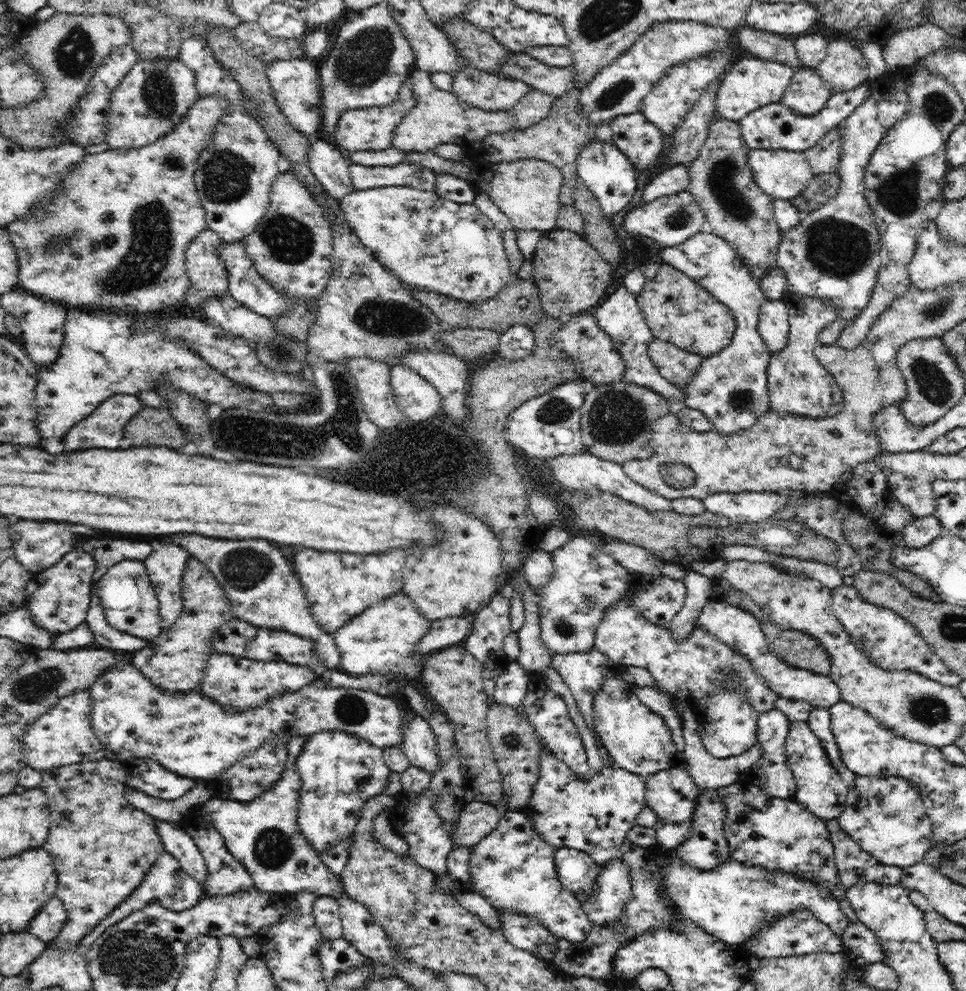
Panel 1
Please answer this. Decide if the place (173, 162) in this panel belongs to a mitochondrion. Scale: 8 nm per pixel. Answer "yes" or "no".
yes

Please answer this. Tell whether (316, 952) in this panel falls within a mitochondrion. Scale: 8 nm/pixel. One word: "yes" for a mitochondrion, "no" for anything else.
no

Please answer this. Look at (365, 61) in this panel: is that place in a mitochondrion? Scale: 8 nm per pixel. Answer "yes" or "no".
yes

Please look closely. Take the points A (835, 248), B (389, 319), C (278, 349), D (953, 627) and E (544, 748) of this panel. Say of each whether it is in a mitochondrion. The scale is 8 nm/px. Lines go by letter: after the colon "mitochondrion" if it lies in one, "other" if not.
A: mitochondrion
B: mitochondrion
C: mitochondrion
D: mitochondrion
E: other

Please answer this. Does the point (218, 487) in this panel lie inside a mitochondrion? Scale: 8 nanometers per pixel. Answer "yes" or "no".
no

